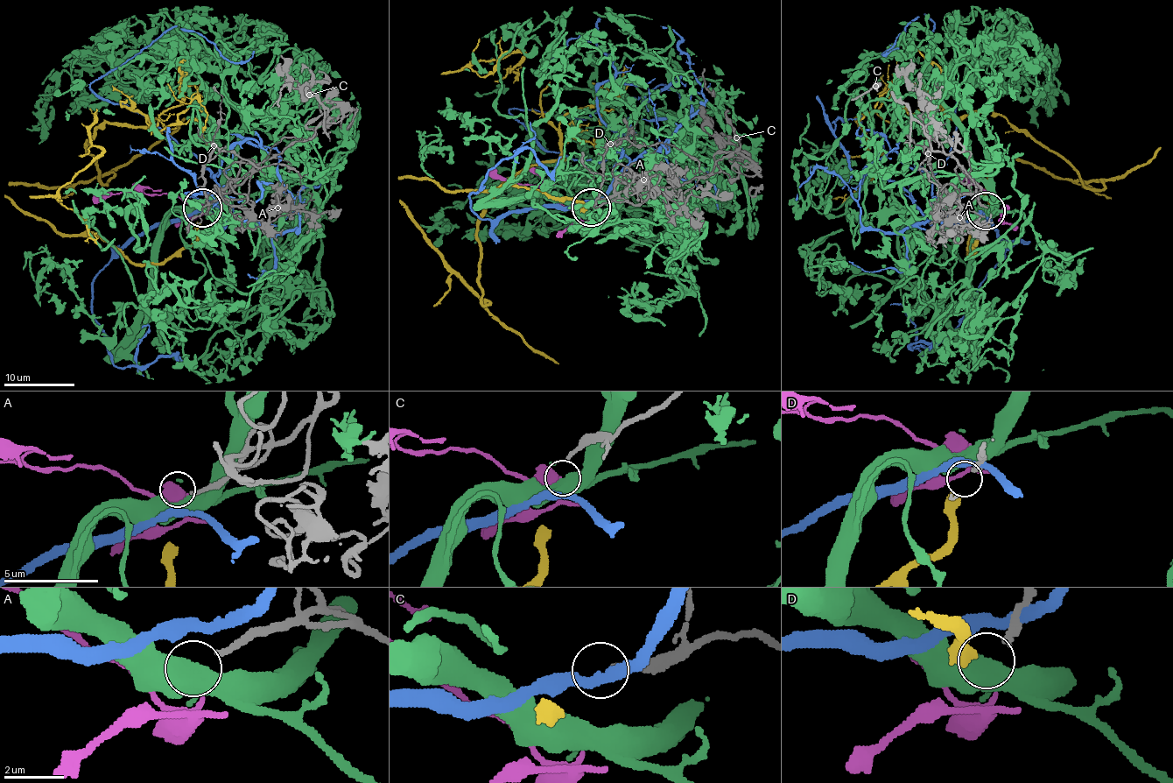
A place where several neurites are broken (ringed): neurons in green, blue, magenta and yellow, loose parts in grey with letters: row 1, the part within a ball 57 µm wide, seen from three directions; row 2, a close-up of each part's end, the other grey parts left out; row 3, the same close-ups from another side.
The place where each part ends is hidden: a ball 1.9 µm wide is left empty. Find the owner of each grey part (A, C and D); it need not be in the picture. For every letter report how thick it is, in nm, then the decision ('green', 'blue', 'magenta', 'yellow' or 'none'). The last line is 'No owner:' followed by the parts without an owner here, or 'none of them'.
A: 180 nm | none
C: 200 nm | blue
D: 240 nm | yellow
No owner: A

